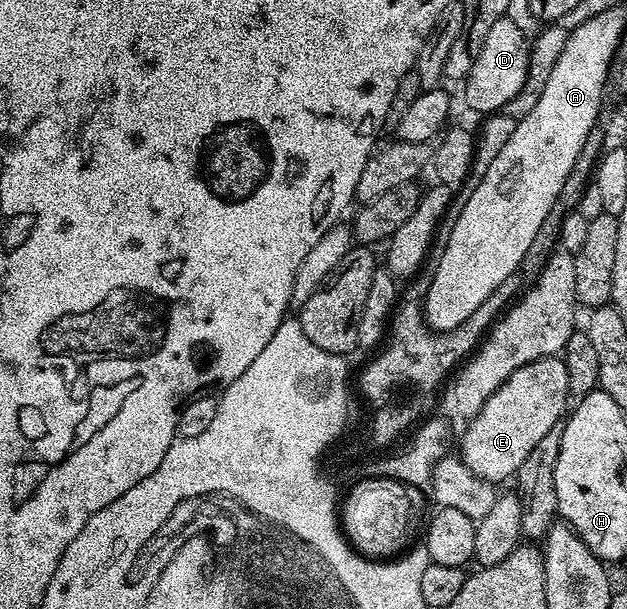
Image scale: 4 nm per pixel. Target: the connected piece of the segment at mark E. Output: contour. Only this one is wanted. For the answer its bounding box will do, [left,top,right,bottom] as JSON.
[460,356,571,483]

